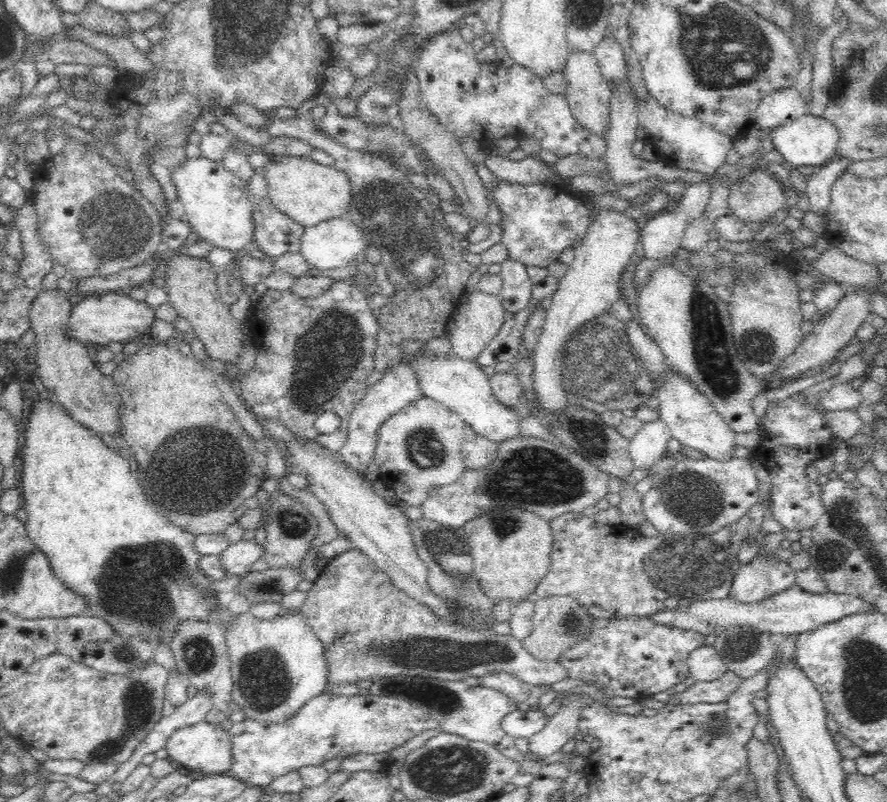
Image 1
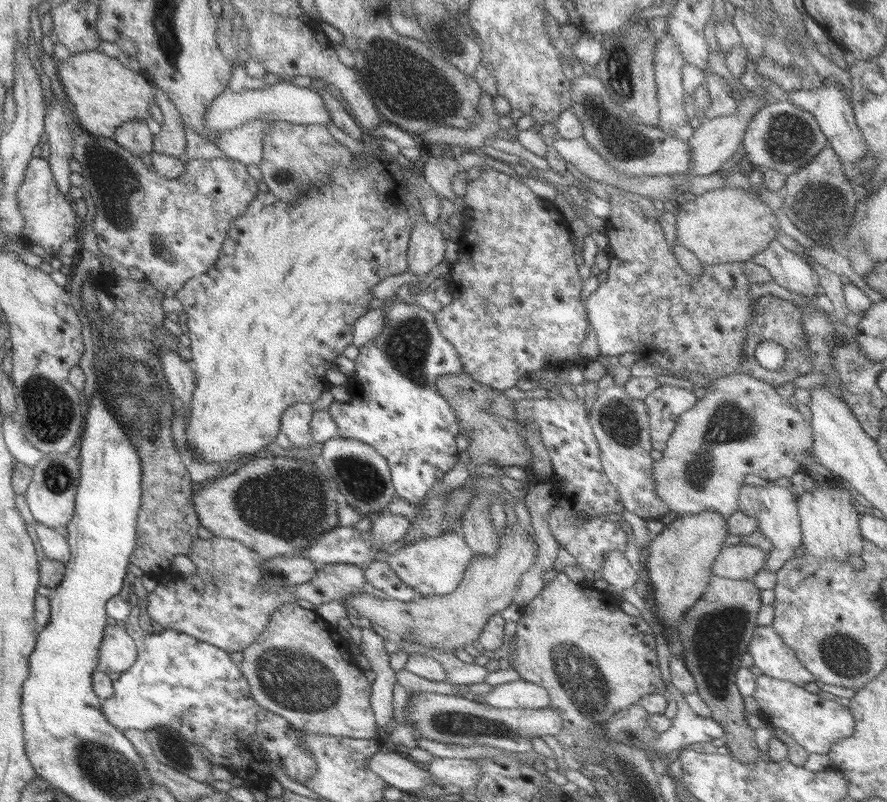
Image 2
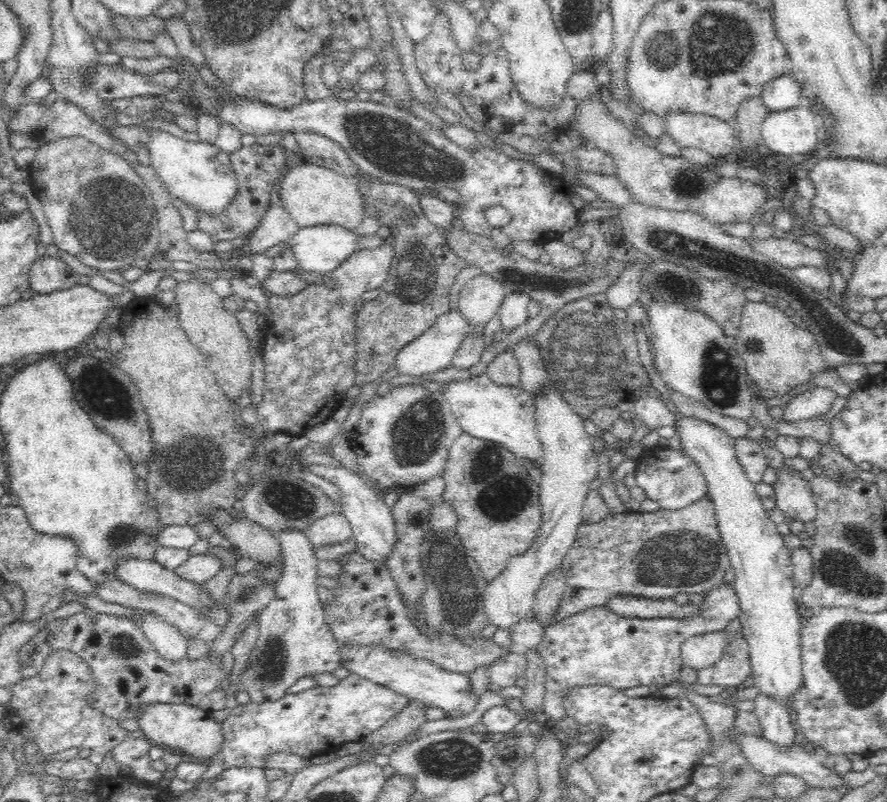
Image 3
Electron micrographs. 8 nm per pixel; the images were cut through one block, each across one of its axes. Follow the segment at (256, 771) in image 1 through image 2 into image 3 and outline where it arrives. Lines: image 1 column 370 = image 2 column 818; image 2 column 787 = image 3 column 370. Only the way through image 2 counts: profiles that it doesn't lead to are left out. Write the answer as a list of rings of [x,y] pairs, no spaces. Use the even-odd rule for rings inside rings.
[[[350,673],[332,688],[317,686],[274,702],[239,704],[220,723],[224,738],[221,754],[227,769],[265,769],[266,758],[280,753],[311,759],[335,752],[346,742],[362,741],[398,716],[408,704],[406,696]]]

